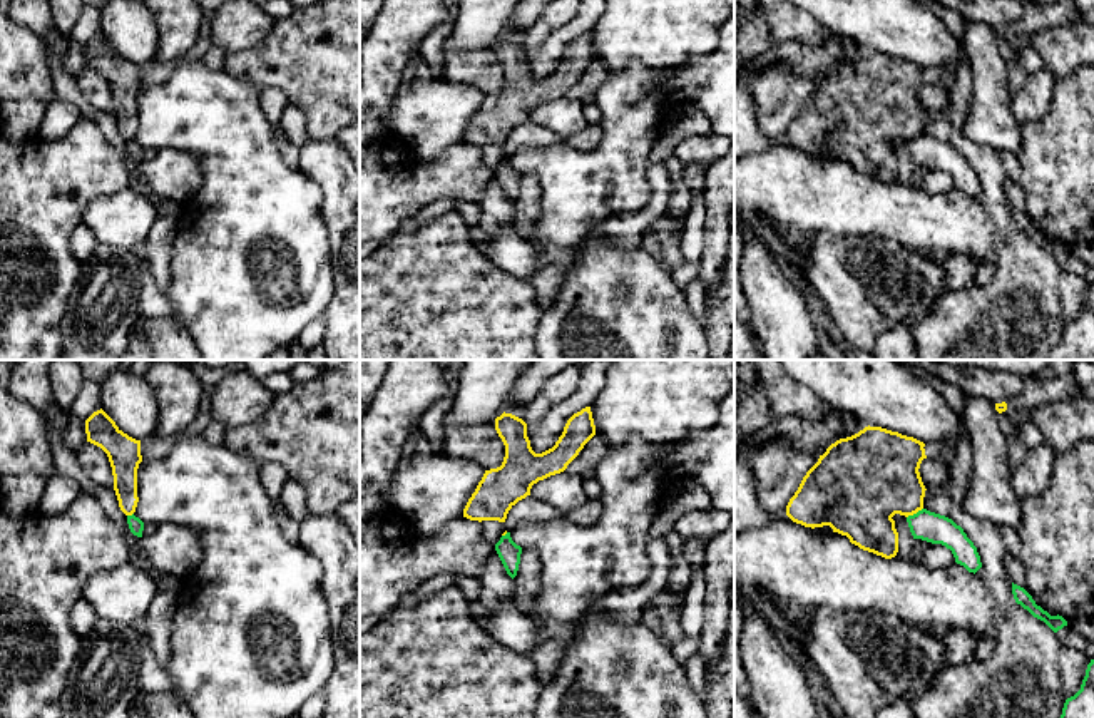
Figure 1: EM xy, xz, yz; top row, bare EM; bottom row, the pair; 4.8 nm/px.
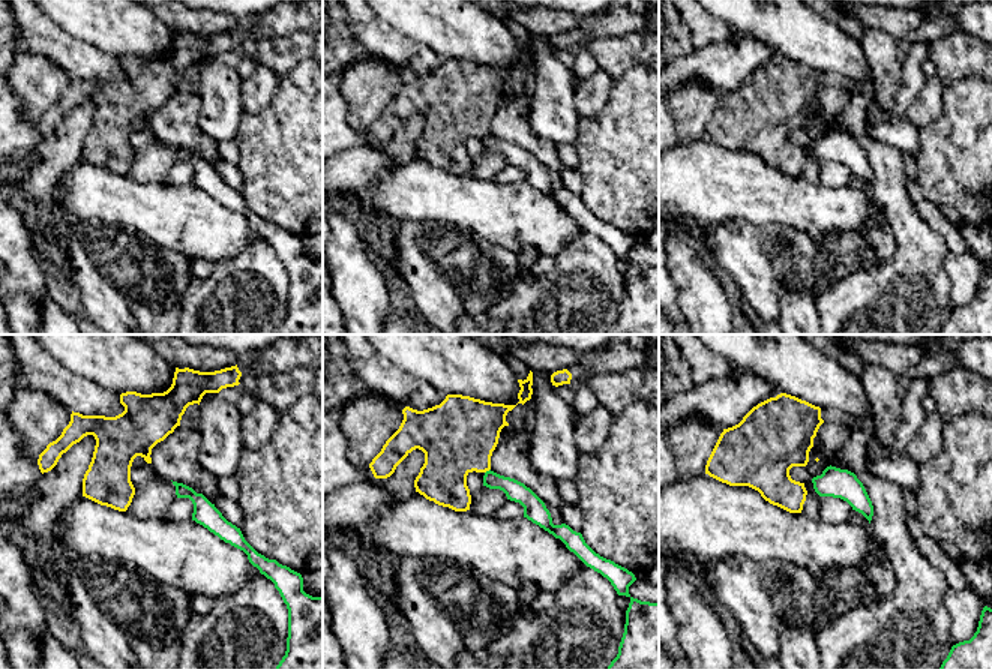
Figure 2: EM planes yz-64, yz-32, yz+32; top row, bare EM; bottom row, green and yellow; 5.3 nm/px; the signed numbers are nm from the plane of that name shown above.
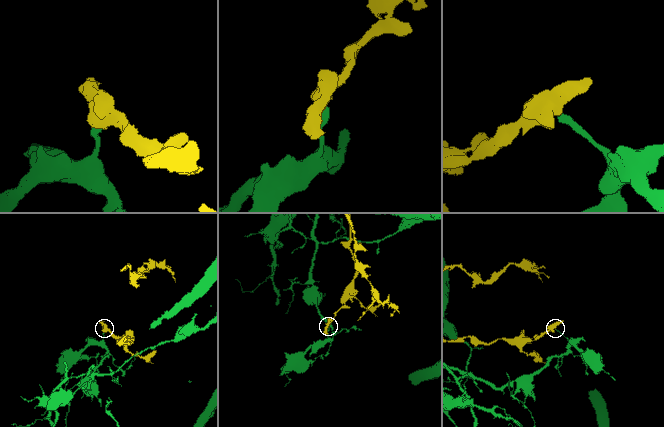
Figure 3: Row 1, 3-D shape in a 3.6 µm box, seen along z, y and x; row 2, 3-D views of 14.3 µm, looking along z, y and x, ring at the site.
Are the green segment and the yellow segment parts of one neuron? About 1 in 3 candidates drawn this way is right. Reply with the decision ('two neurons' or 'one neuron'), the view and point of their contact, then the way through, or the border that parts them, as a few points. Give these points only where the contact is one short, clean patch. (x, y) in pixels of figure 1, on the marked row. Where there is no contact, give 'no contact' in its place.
two neurons; meets green in yz at (914, 514); border along yz (922, 507), (907, 517)

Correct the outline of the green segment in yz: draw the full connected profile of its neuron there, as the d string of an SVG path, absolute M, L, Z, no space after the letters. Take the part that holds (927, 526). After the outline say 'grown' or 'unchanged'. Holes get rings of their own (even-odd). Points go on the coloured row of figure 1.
M922 509L908 515L907 522L913 539L945 546L952 551L955 562L964 566L969 572L975 574L982 567L977 547L952 519Z; unchanged

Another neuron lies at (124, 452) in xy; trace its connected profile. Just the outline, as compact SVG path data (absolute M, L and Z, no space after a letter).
M102 408L85 420L85 433L87 442L107 454L119 507L125 515L132 515L139 502L137 469L142 462L141 440L124 433Z

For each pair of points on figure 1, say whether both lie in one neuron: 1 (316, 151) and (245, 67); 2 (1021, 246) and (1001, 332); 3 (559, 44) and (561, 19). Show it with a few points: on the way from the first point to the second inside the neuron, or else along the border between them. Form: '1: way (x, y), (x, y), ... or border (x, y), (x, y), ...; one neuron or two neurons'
1: border (308, 136), (335, 138); two neurons
2: way (1021, 268), (1021, 307), (1017, 310); one neuron
3: border (576, 17), (556, 37), (529, 51); two neurons

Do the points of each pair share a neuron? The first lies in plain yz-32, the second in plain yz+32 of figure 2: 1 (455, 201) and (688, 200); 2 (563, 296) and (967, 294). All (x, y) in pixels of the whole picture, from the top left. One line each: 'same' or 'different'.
1: same
2: different

